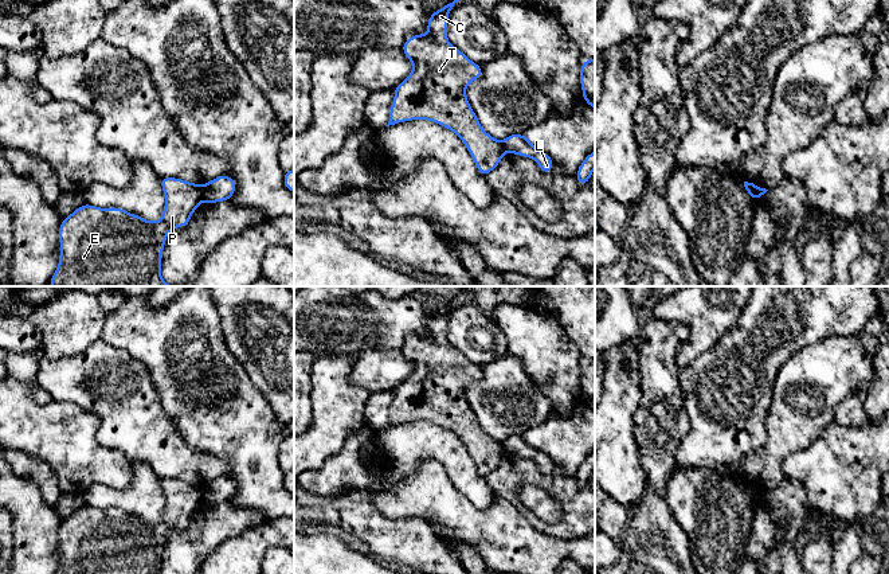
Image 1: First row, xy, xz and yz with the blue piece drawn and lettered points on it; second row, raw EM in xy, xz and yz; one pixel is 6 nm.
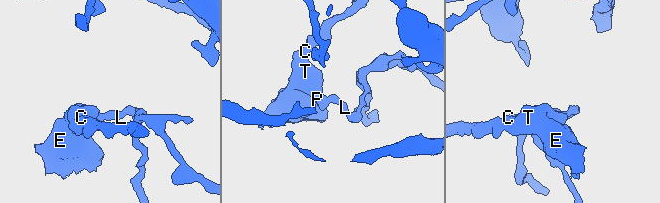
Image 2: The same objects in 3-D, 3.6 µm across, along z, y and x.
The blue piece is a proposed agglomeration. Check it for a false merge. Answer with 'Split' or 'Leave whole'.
Split

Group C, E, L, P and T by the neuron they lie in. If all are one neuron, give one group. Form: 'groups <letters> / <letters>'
groups C E P T / L

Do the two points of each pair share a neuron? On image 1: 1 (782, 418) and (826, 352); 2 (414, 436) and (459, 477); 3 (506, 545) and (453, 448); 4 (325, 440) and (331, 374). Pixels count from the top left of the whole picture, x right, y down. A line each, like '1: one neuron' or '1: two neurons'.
1: one neuron
2: one neuron
3: two neurons
4: one neuron

